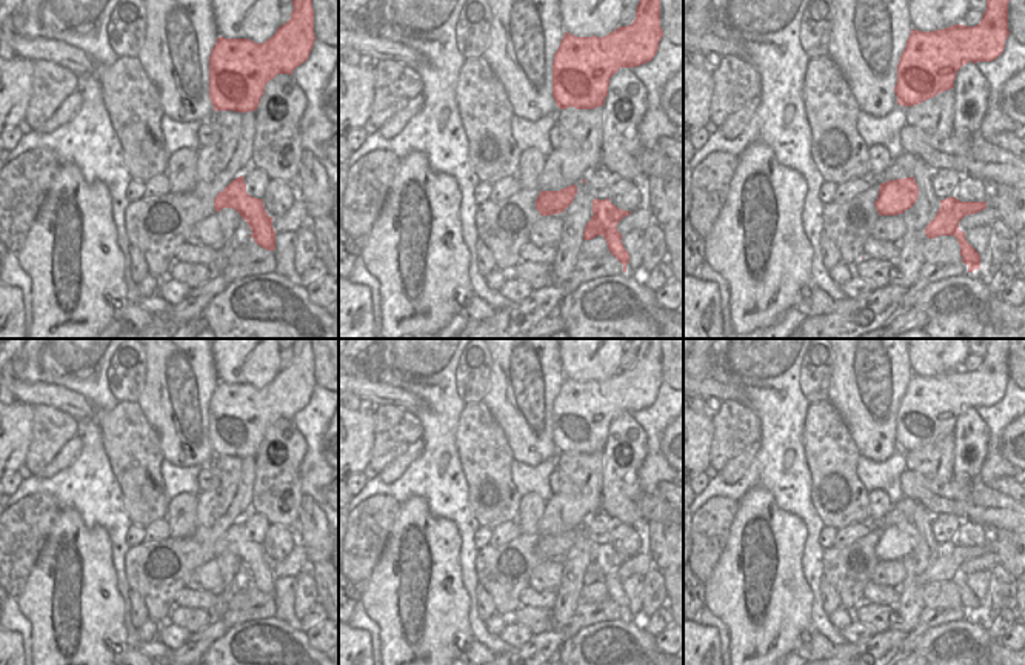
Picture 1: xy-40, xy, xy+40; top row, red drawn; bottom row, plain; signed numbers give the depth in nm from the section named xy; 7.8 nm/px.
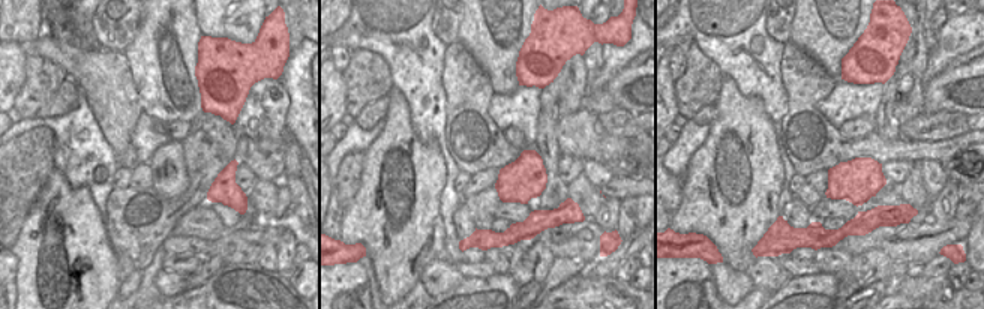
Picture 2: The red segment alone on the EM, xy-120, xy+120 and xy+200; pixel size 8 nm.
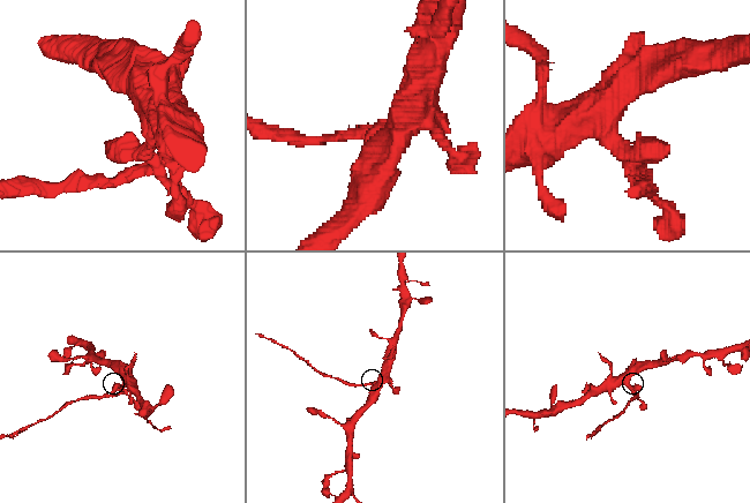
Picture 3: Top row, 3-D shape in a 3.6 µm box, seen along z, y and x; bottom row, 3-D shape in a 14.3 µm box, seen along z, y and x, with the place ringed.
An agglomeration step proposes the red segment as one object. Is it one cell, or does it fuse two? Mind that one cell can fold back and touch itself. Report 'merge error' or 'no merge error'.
merge error

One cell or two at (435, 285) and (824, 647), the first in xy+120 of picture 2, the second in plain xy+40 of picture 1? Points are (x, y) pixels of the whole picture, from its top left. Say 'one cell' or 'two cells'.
one cell

